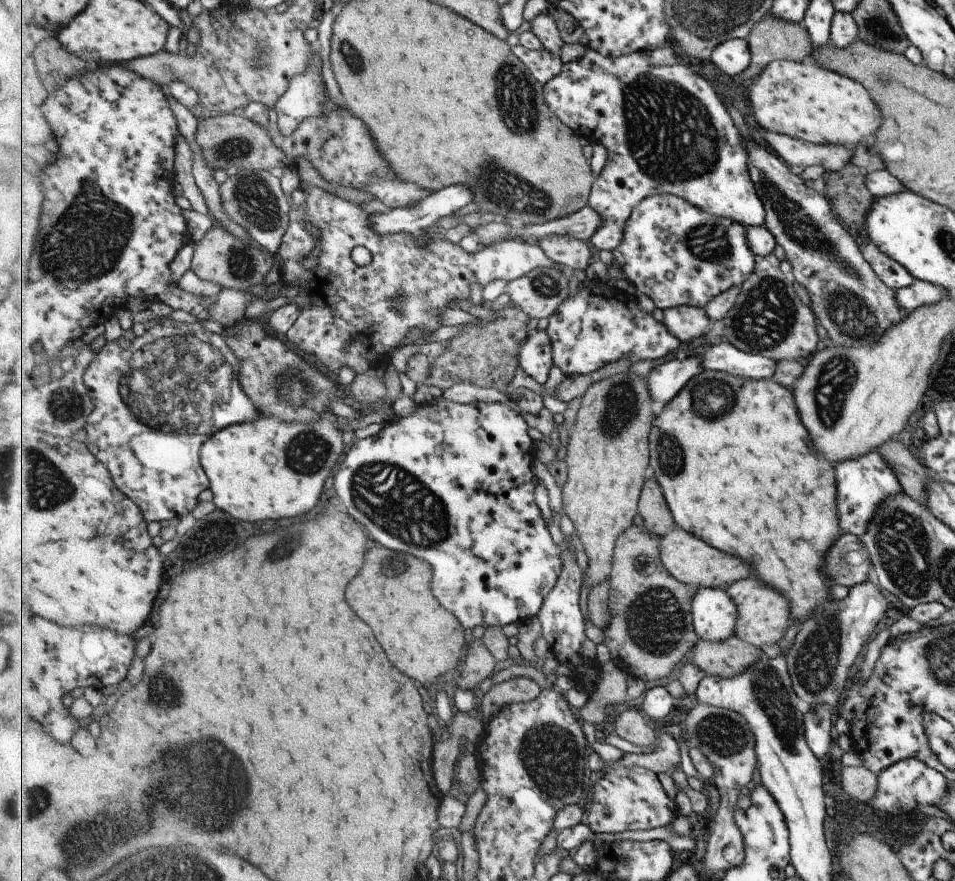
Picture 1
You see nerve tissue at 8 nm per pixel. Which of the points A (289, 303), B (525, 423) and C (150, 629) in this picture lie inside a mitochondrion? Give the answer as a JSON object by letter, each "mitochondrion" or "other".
{"A":"other","B":"other","C":"other"}

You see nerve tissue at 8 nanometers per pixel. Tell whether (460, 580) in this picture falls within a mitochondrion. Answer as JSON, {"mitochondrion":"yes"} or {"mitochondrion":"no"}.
{"mitochondrion":"no"}

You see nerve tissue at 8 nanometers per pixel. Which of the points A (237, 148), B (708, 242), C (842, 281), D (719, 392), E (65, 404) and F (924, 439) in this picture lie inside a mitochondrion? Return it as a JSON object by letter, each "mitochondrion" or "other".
{"A":"mitochondrion","B":"mitochondrion","C":"mitochondrion","D":"mitochondrion","E":"mitochondrion","F":"other"}

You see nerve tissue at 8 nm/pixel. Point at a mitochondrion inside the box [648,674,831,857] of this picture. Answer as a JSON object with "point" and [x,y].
{"point":[725,735]}

